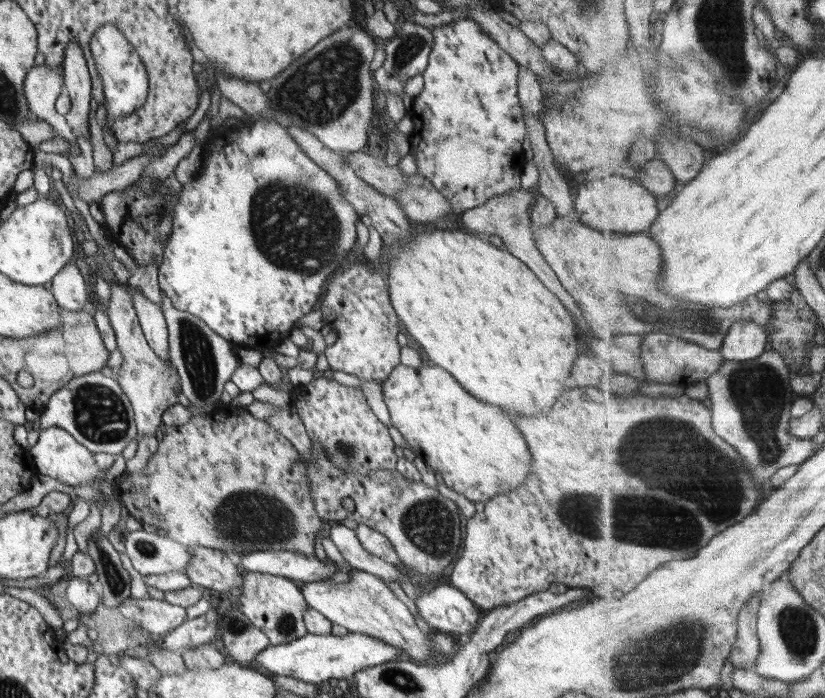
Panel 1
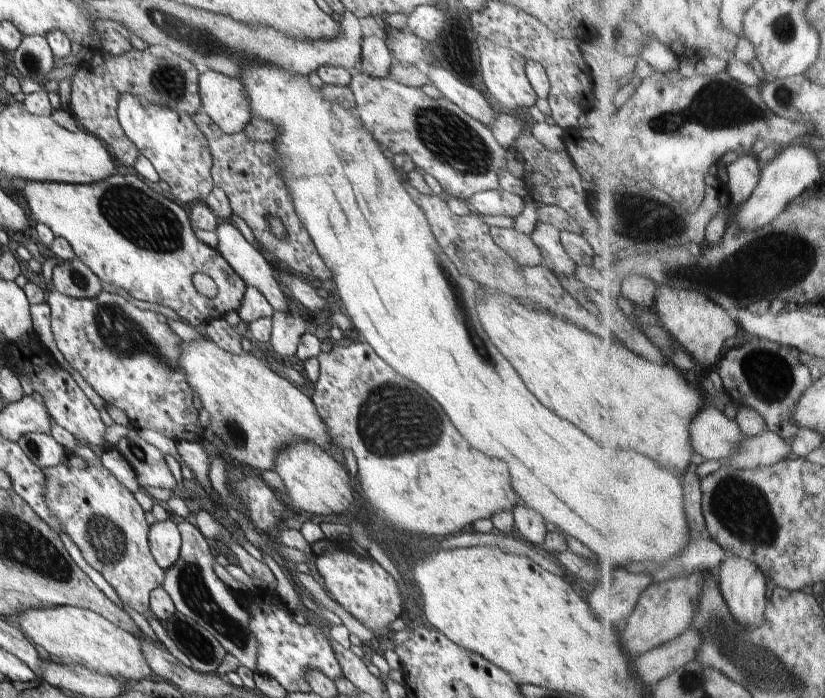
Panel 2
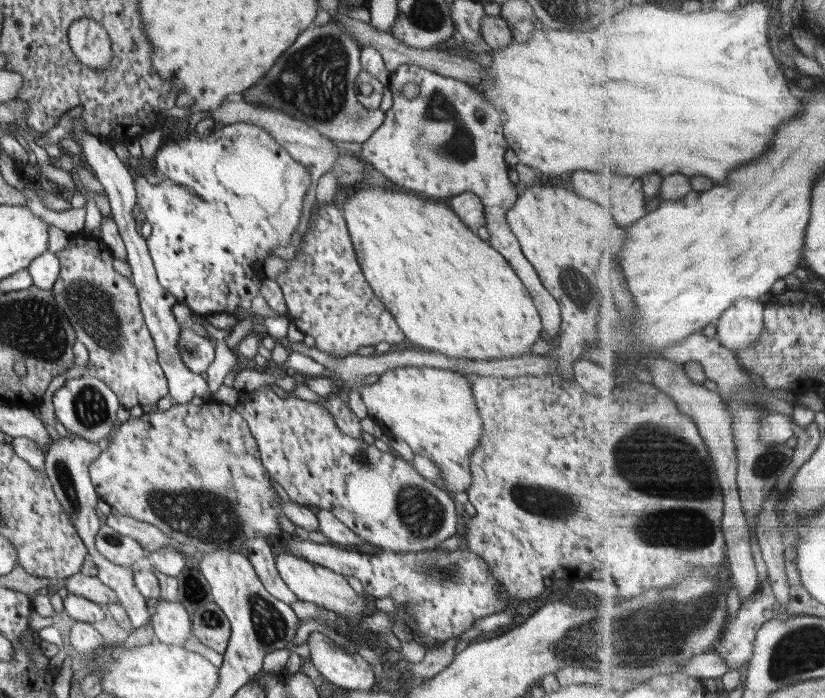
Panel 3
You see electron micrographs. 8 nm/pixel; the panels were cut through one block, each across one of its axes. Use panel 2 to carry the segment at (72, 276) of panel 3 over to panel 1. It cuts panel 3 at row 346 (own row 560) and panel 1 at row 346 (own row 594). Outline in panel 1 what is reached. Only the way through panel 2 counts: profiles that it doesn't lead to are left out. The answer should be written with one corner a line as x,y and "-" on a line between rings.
110,283
110,290
107,313
116,333
117,348
124,356
119,377
115,378
130,400
139,439
143,436
156,437
158,427
163,426
162,415
167,408
178,403
178,396
181,393
181,378
177,375
177,370
170,361
161,360
150,348
126,286
120,283
119,285
118,283

